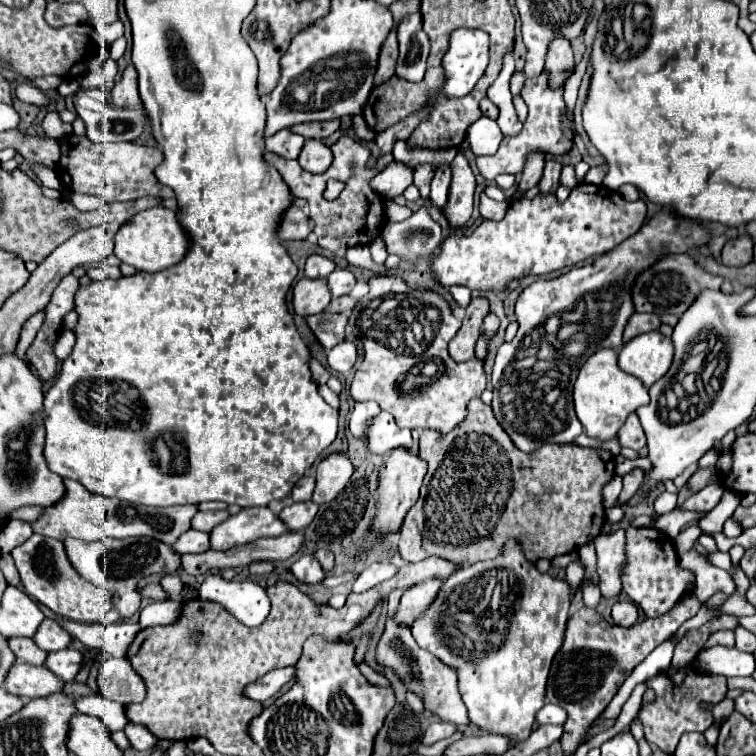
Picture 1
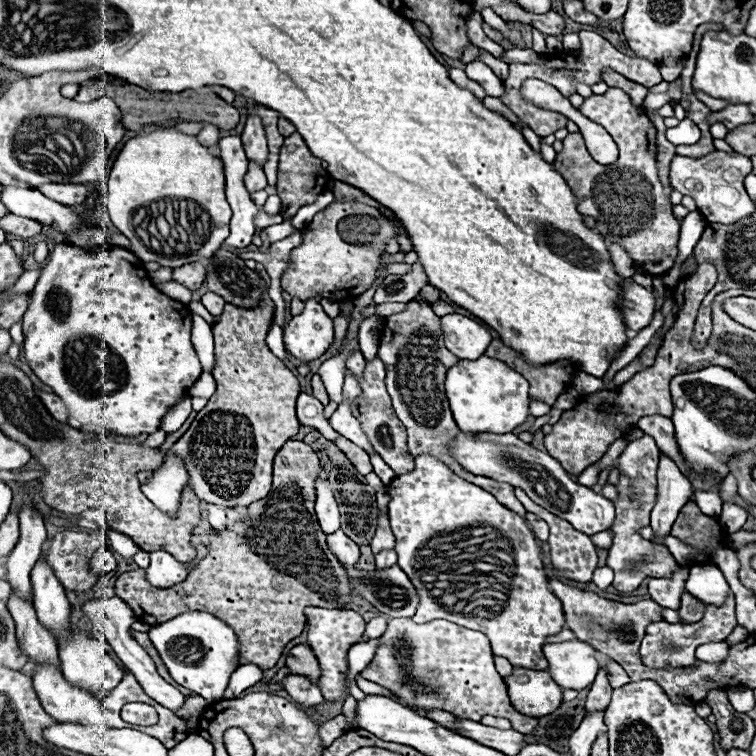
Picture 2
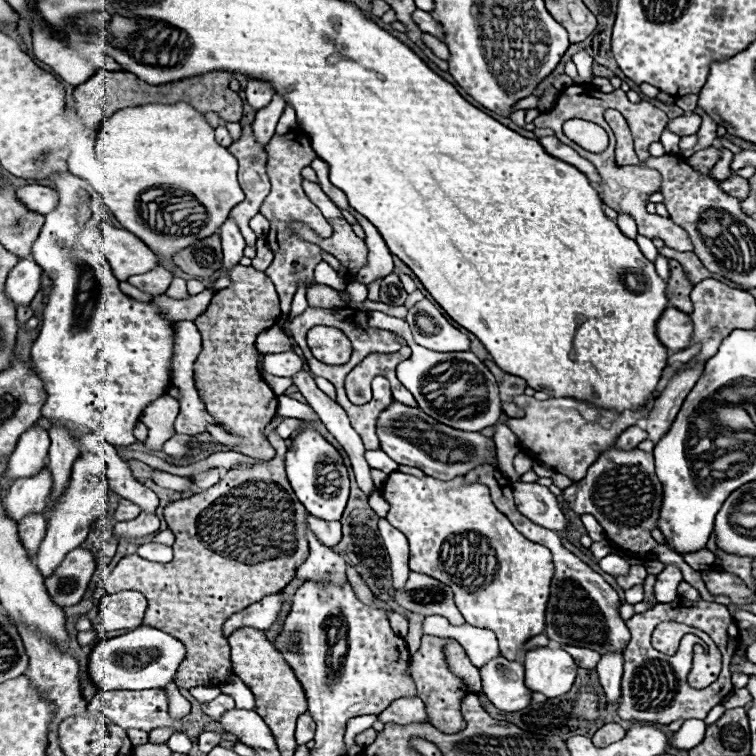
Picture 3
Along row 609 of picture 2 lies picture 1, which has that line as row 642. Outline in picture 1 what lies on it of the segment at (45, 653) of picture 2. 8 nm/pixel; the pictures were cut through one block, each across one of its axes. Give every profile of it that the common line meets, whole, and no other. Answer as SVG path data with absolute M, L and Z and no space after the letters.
M10 638L10 650L14 652L16 660L32 666L42 666L46 660L46 652L40 650L32 638Z

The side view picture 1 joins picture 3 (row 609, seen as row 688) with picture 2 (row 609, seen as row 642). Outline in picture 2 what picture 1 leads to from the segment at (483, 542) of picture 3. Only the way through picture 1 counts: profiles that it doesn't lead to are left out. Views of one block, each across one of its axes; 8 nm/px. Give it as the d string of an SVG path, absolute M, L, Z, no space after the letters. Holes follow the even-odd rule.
M418 456L416 468L412 472L400 474L388 484L388 494L392 498L388 504L388 518L390 518L390 528L396 536L397 564L408 574L408 578L412 580L412 584L416 586L418 596L420 596L420 606L418 606L416 614L412 616L412 620L428 622L428 620L444 618L444 620L452 620L464 628L476 628L490 638L492 652L496 656L508 658L512 666L546 670L548 662L544 660L544 654L540 652L540 648L544 646L546 636L558 634L562 630L564 614L562 614L560 600L548 588L542 552L540 552L532 532L528 530L526 522L520 516L516 516L512 510L504 508L492 494L458 478L454 472L450 472L450 468L446 468L440 460L436 460L432 456ZM468 526L498 528L506 538L510 538L510 544L514 548L514 566L516 568L514 568L512 584L510 584L508 604L498 614L490 614L488 618L464 616L464 614L446 610L442 604L436 602L436 598L430 596L430 590L426 590L424 582L420 580L418 570L414 568L418 550L422 550L430 538L434 538L438 534L456 532L456 530L468 528Z

